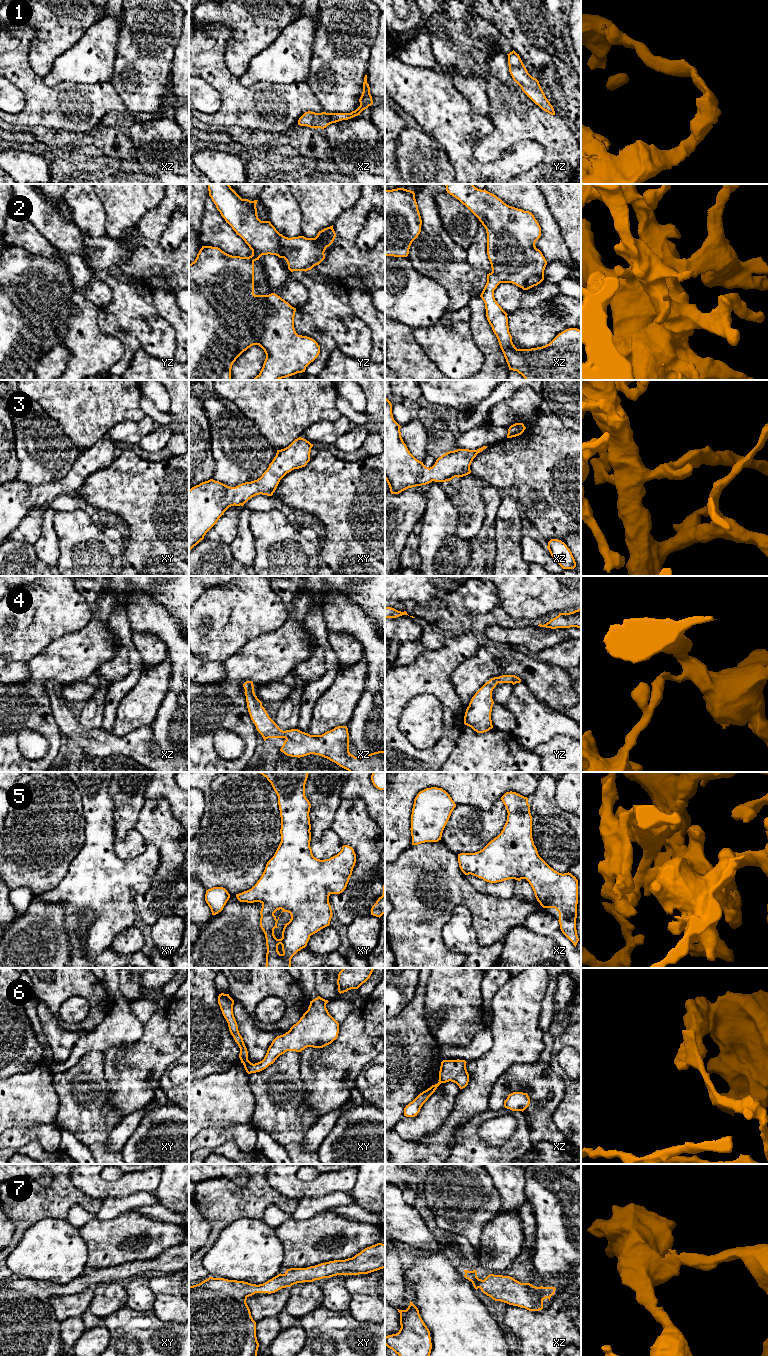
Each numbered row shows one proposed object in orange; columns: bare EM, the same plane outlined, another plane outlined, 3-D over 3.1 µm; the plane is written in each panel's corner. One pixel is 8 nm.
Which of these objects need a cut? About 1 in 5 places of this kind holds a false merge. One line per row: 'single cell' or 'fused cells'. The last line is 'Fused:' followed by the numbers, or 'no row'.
1: single cell
2: single cell
3: single cell
4: single cell
5: single cell
6: fused cells
7: single cell
Fused: 6

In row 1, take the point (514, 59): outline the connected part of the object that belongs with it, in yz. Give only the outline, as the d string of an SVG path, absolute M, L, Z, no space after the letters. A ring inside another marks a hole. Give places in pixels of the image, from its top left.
M514 50L508 55L509 72L513 80L521 87L522 91L542 110L555 115L553 106L546 98L539 81L532 77L524 66L519 54Z

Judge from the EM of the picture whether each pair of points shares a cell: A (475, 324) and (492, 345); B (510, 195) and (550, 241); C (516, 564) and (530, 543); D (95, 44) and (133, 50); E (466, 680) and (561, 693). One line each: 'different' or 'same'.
A: same
B: same
C: different
D: different
E: same

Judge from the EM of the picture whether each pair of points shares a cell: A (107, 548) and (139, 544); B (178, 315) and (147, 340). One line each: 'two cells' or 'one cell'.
A: two cells
B: two cells

